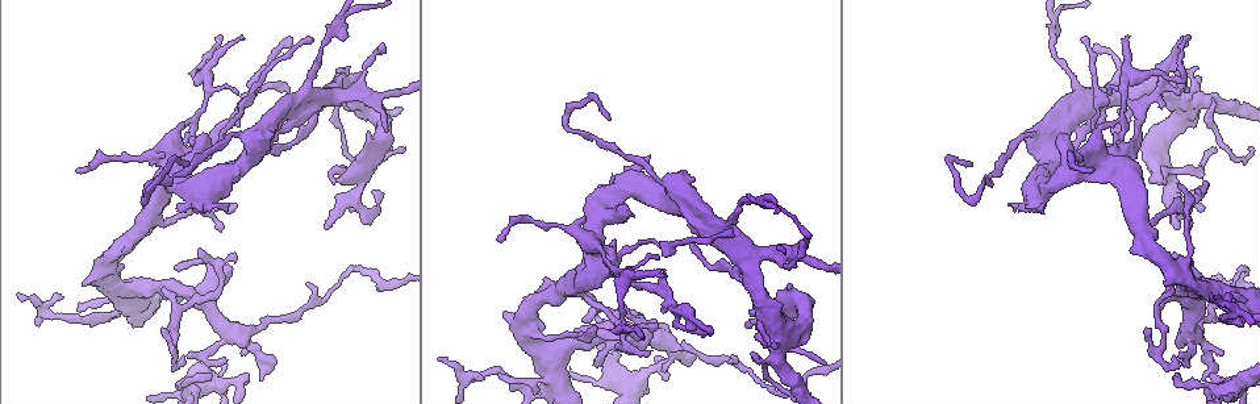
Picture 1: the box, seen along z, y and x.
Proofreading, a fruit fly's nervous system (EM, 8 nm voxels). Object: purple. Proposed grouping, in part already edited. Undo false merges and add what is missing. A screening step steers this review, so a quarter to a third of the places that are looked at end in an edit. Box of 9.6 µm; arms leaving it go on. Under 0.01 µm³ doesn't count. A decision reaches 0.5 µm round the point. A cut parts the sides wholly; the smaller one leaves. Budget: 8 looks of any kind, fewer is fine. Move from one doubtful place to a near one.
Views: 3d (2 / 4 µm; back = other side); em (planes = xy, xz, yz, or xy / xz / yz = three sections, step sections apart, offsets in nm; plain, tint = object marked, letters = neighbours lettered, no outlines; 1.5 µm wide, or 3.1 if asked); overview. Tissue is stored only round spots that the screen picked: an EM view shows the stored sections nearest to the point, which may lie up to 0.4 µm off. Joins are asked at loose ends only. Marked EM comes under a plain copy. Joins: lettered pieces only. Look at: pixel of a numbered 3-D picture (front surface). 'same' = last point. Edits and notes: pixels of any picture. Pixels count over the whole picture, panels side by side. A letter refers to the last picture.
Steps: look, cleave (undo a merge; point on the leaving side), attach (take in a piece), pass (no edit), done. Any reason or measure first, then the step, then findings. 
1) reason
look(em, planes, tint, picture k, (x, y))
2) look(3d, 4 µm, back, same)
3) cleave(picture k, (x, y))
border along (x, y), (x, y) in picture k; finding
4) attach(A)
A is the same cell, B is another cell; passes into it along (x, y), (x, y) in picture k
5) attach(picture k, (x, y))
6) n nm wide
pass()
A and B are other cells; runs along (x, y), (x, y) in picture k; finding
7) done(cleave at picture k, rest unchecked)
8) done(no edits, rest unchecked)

four or more arms meet
look(3d, 4 µm, back, picture 1, (1185, 294))

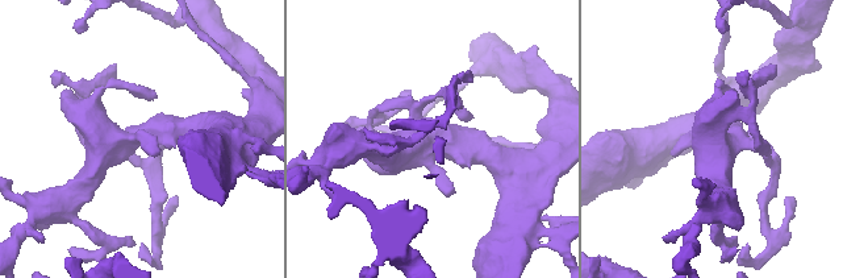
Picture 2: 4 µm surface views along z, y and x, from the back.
look(em, planes, letters, picture 2, (126, 143))

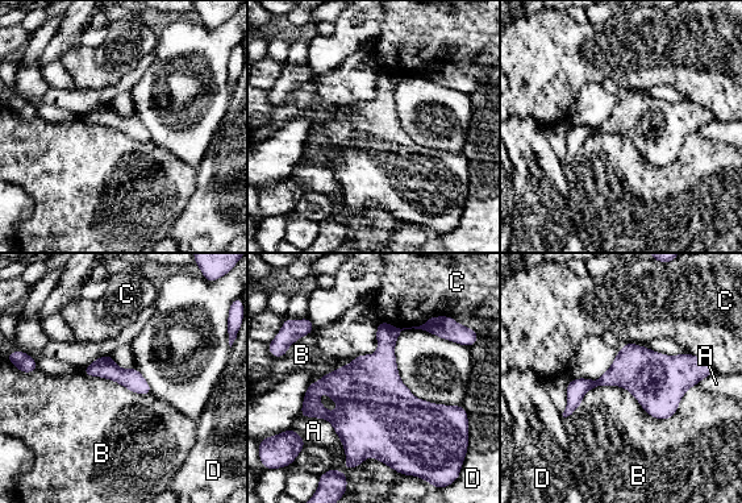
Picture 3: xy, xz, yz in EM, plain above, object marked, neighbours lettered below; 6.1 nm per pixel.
pass()
A, B, C and D are other cells; one cell here

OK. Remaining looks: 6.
free end
look(3d, 2 µm, back, picture 1, (212, 375))

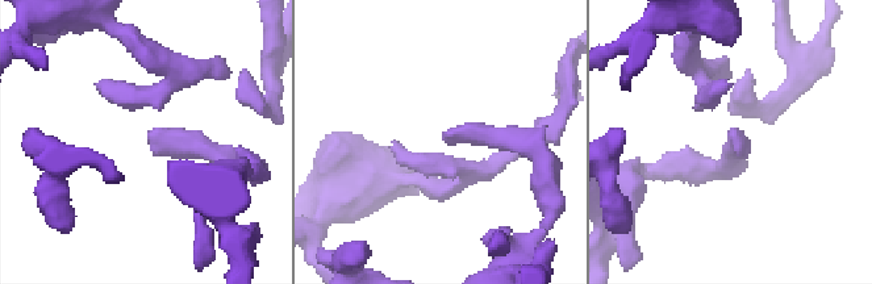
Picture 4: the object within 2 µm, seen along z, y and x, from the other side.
now the EM
look(em, planes, letters, picture 4, (737, 132))

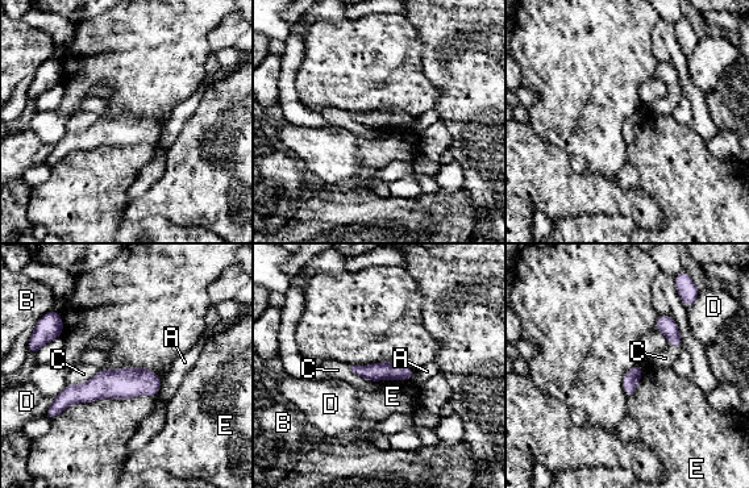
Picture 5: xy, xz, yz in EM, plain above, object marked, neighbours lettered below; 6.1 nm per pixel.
100 nm wide
pass()
A, B, C, D and E are other cells; none of them fits

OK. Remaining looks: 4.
branch stops here
look(em, xz, step 4, letters, picture 1, (661, 270))

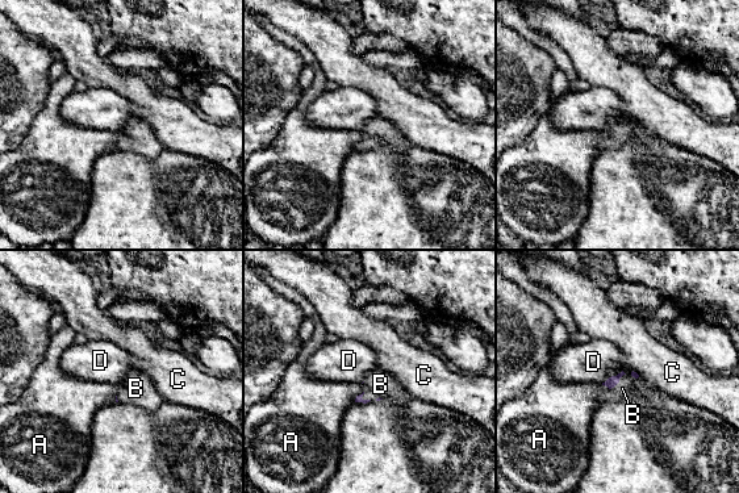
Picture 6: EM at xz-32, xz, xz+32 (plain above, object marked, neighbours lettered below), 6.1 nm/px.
look(em, planes, letters, same)

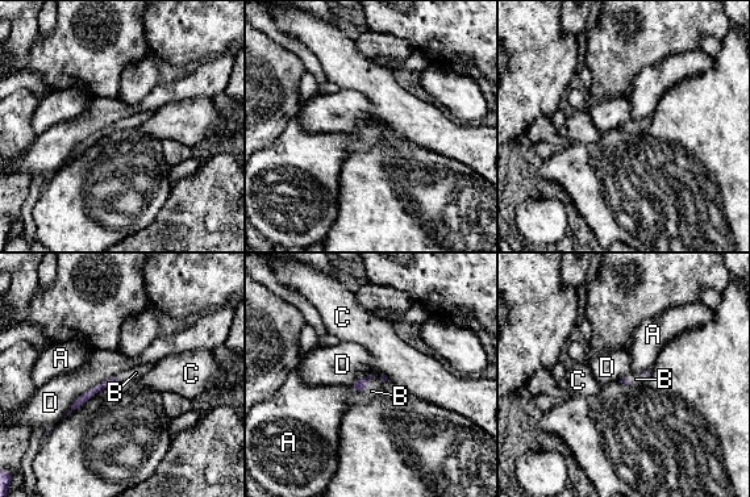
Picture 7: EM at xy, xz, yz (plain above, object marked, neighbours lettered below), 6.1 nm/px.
D touches over 420 nm
attach(B)
B is the same cell, A, C and D are other cells; passes into it along (361, 384), (367, 384), (371, 391) in picture 7; the cell continues

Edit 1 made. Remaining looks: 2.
done(attach at picture 7, rest unchecked)

